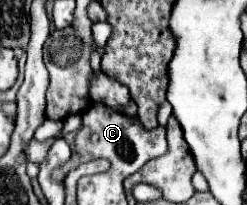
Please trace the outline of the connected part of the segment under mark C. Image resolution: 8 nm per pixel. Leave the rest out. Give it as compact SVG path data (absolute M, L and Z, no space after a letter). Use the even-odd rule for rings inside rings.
M92 101L90 109L86 109L86 113L82 113L82 127L76 133L74 139L74 151L70 161L66 161L64 165L60 165L60 169L56 169L52 173L54 181L62 183L66 179L66 173L70 173L70 169L76 169L78 165L104 157L112 163L114 169L122 169L122 177L128 177L132 173L136 173L146 161L160 157L168 151L168 141L166 141L166 129L162 125L158 125L158 129L146 129L136 117L128 117L124 113L118 113L116 109L106 109L106 105L98 105L96 101Z

